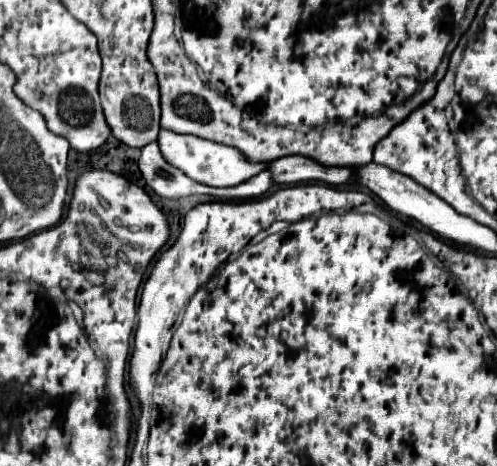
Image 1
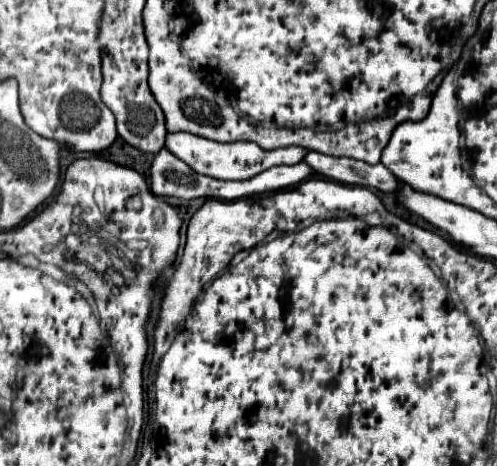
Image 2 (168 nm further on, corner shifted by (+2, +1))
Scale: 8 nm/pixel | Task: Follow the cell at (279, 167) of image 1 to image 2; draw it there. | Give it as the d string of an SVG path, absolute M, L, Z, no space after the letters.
M310 151L304 161L316 173L348 185L360 185L360 187L368 185L382 193L396 193L402 185L402 181L382 163L368 165L364 161L356 161L348 157L328 157L316 151Z

